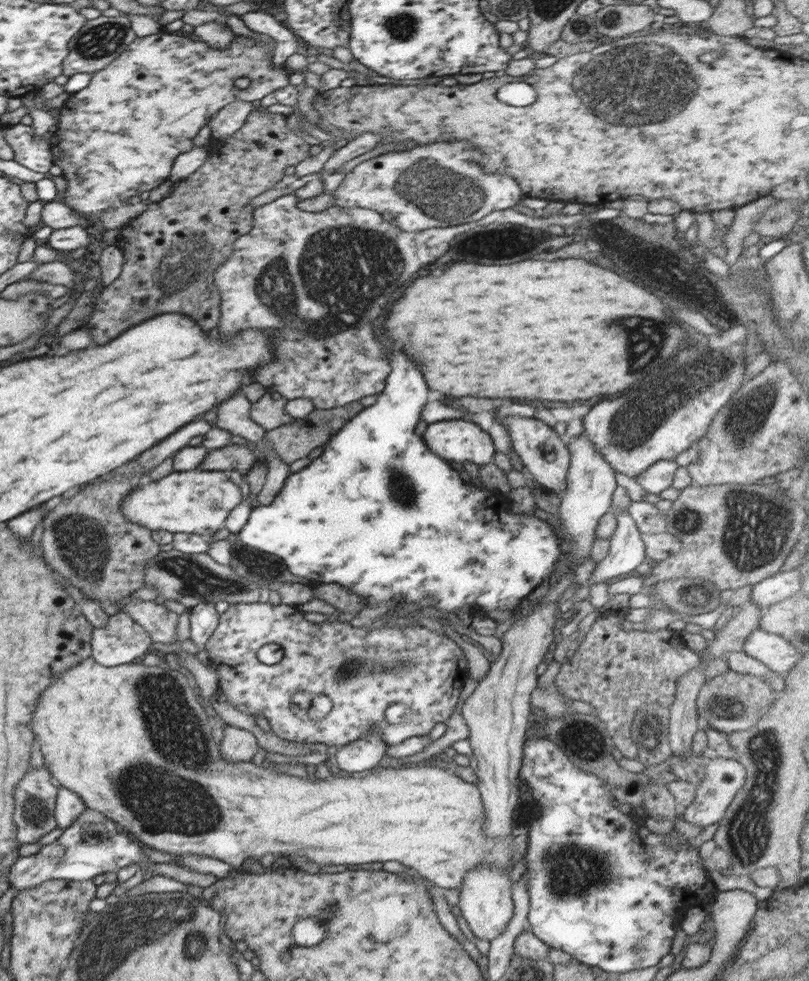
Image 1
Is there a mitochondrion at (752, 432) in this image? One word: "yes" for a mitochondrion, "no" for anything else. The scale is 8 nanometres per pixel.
yes

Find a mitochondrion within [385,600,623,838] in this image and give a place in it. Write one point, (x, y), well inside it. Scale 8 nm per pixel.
(581, 740)

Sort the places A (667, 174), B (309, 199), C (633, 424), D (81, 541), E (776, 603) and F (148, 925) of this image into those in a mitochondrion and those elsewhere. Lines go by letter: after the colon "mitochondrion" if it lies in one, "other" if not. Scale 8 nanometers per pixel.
A: other
B: other
C: mitochondrion
D: mitochondrion
E: other
F: mitochondrion

